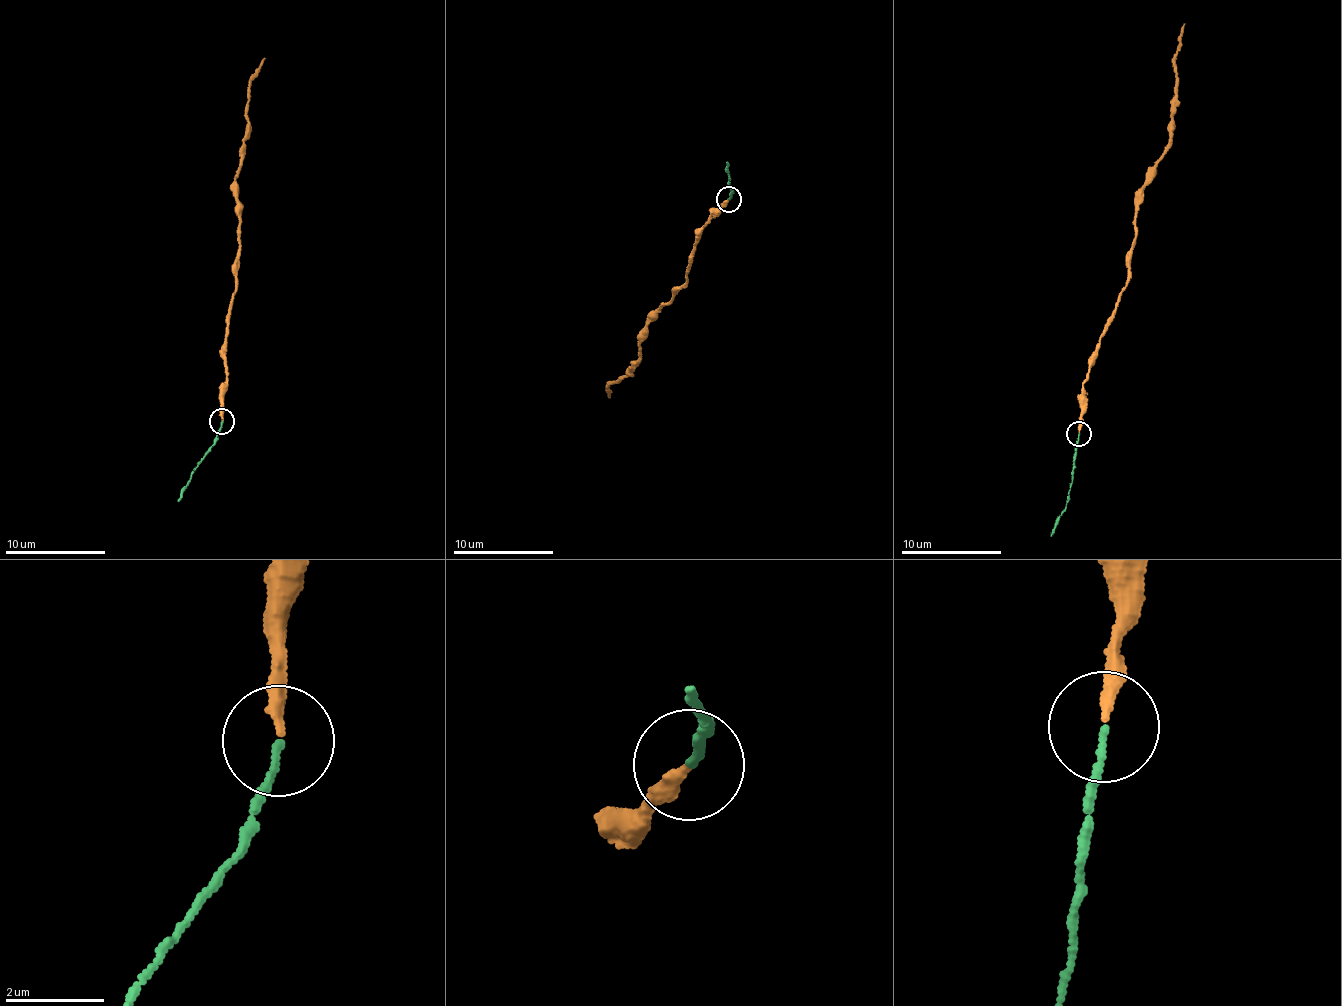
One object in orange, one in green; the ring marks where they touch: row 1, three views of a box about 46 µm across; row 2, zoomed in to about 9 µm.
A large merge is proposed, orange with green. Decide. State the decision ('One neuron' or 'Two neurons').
Two neurons

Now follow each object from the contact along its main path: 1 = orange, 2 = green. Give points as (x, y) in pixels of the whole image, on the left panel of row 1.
1: (221, 419), (228, 322), (239, 248), (239, 203), (234, 181), (248, 111), (249, 79), (265, 57)
2: (221, 421), (215, 444), (178, 502)

